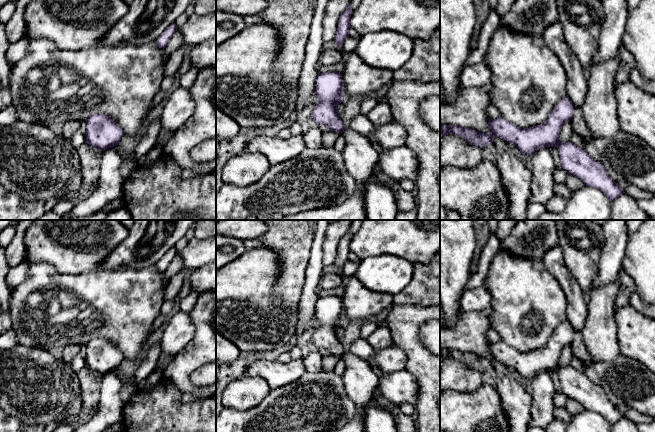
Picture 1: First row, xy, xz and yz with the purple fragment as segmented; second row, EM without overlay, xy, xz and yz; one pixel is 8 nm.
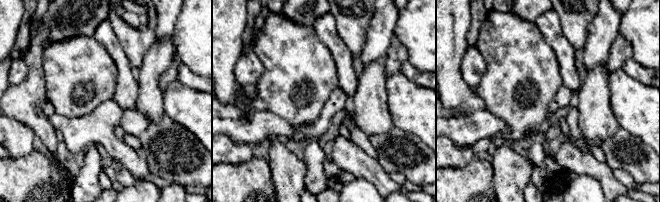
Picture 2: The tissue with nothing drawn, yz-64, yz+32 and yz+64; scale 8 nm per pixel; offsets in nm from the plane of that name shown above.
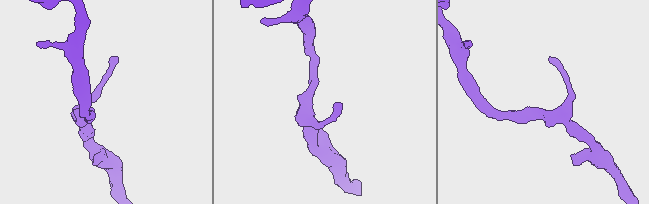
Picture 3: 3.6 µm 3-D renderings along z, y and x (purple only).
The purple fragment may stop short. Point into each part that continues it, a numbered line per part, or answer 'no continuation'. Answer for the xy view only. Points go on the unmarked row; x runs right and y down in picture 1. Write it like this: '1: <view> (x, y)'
no continuation

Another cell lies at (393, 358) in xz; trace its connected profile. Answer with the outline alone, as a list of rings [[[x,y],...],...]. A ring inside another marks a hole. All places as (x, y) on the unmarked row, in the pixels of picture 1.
[[[360,337],[351,345],[349,352],[368,363],[375,363],[383,374],[403,370],[407,363],[405,351],[394,343],[376,352],[366,339]]]

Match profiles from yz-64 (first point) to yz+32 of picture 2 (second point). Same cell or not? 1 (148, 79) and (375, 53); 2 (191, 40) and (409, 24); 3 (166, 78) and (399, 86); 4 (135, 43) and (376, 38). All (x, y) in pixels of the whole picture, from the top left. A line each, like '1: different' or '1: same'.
1: different
2: same
3: different
4: different

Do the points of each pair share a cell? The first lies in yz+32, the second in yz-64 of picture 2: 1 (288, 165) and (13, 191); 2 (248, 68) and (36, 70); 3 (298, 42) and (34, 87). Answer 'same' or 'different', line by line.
1: different
2: different
3: different

